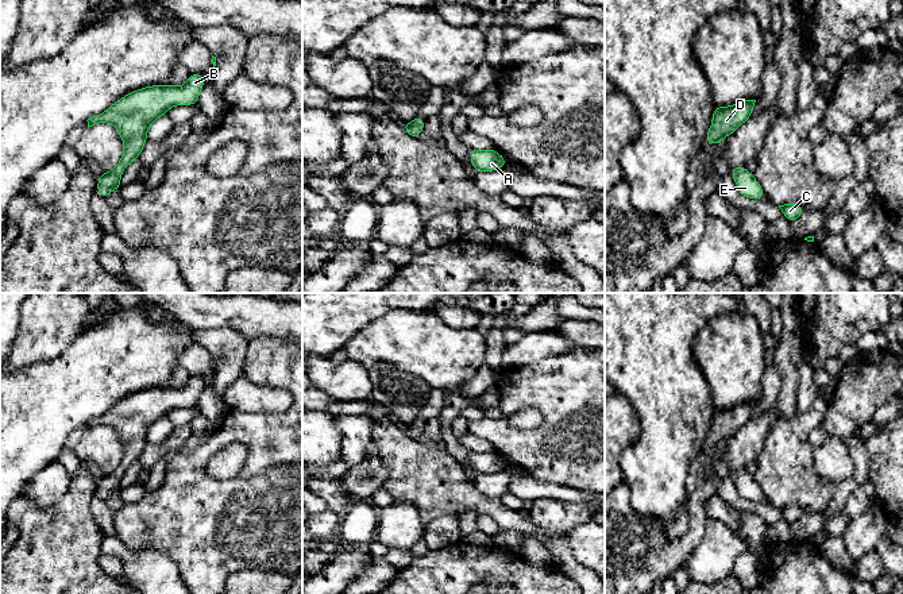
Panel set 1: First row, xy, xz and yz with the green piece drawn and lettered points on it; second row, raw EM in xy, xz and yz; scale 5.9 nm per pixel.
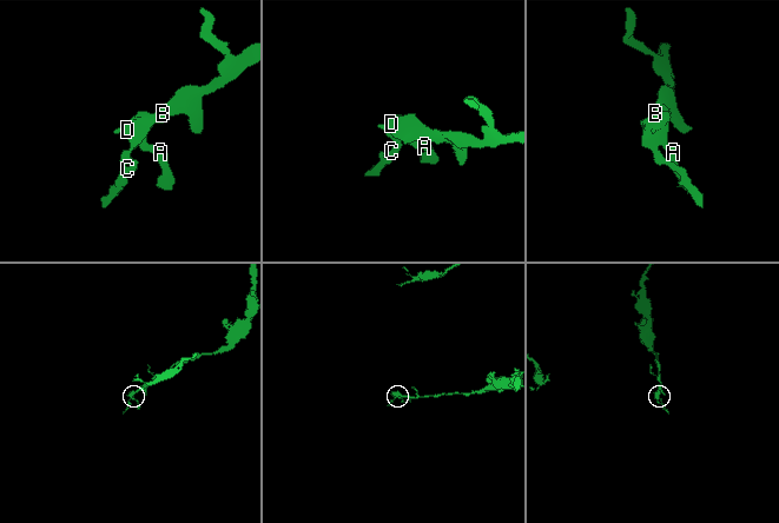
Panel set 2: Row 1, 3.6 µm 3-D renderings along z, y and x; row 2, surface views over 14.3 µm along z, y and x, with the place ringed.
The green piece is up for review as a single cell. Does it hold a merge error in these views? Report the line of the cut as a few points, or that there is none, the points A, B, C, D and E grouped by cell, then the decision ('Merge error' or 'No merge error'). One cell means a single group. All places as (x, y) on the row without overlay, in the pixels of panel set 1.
No split. Groups: A B C D E. No merge error

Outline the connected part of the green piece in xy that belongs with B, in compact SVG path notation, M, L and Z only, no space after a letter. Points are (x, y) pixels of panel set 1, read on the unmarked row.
M192 375L182 389L165 386L140 390L123 398L103 416L86 423L88 431L99 425L112 427L124 447L119 466L112 472L101 475L97 482L100 500L107 501L112 493L120 493L120 479L126 470L139 460L147 444L150 428L174 408L196 408L204 386L202 377Z

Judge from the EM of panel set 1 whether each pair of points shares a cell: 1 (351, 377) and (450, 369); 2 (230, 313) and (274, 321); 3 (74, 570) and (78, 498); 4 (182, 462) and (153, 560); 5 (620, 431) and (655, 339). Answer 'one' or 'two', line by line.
1: two
2: one
3: one
4: two
5: two

